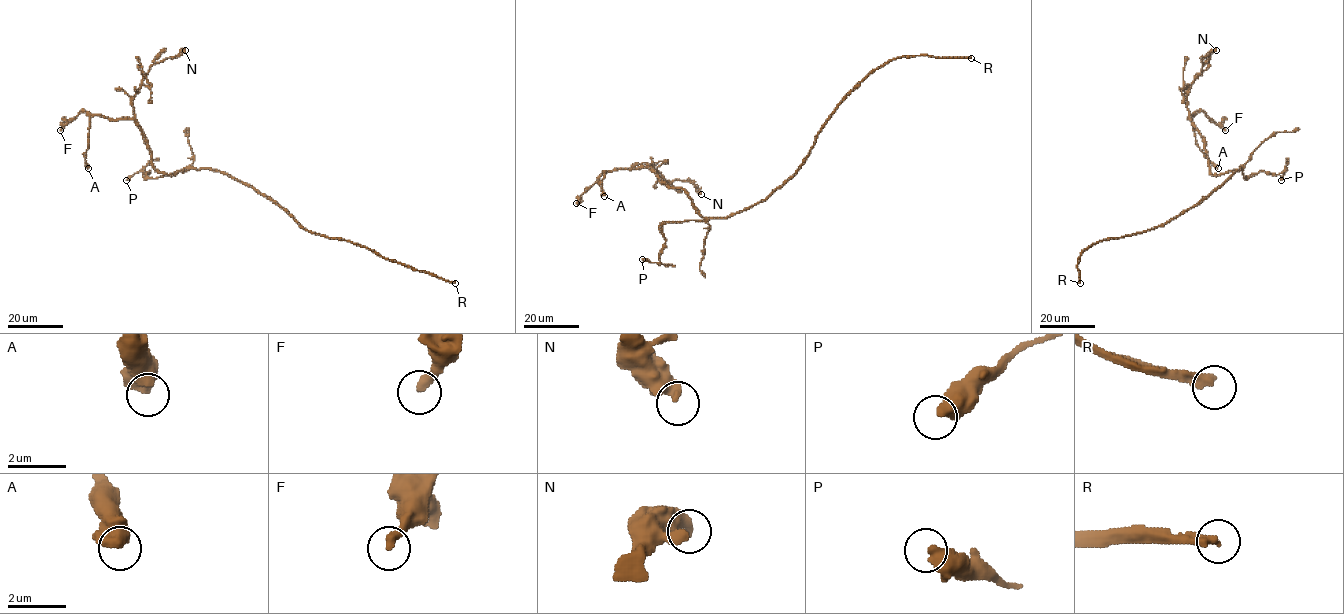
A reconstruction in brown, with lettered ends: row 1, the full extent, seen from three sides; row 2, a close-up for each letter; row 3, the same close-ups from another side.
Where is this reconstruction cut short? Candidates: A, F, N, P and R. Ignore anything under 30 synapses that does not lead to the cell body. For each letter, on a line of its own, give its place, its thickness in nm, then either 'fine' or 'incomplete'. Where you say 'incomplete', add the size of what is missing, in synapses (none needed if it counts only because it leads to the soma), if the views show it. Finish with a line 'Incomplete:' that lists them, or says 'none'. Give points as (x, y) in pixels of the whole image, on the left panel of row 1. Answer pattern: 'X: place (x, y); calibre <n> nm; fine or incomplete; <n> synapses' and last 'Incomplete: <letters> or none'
A: place (88, 168); calibre 550 nm; fine
F: place (60, 130); calibre 320 nm; incomplete; 35 synapses
N: place (185, 50); calibre 400 nm; fine
P: place (126, 180); calibre 500 nm; fine
R: place (455, 283); calibre 340 nm; incomplete; 850 synapses
Incomplete: F, R

